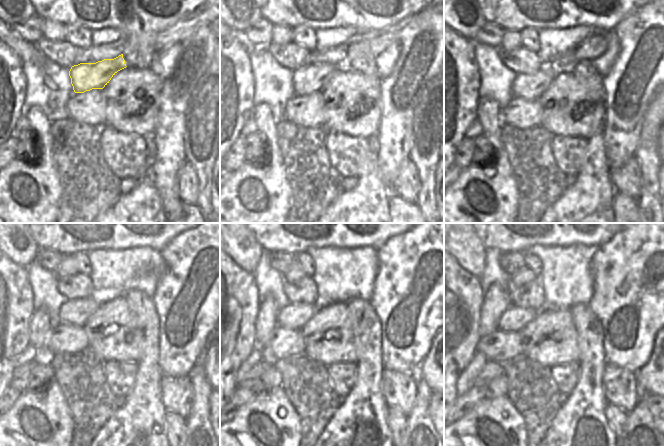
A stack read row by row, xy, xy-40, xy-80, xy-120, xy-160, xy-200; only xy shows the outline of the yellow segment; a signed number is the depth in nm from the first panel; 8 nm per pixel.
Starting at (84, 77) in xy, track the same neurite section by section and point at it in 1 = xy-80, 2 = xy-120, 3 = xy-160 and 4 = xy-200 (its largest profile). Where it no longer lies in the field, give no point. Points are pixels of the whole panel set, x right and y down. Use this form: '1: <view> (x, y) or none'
1: xy-80 (530, 86)
2: xy-120 (76, 312)
3: xy-160 (295, 315)
4: xy-200 (514, 318)

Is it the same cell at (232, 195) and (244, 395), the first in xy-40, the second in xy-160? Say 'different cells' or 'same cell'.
different cells

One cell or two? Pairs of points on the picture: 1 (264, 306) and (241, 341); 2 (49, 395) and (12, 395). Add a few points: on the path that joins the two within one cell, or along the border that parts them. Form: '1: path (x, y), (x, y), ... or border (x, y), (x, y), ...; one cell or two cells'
1: border (260, 302), (255, 320), (255, 343); two cells
2: border (21, 391), (10, 409); two cells

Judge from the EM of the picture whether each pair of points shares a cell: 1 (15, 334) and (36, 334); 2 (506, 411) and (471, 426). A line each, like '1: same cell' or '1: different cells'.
1: different cells
2: same cell

